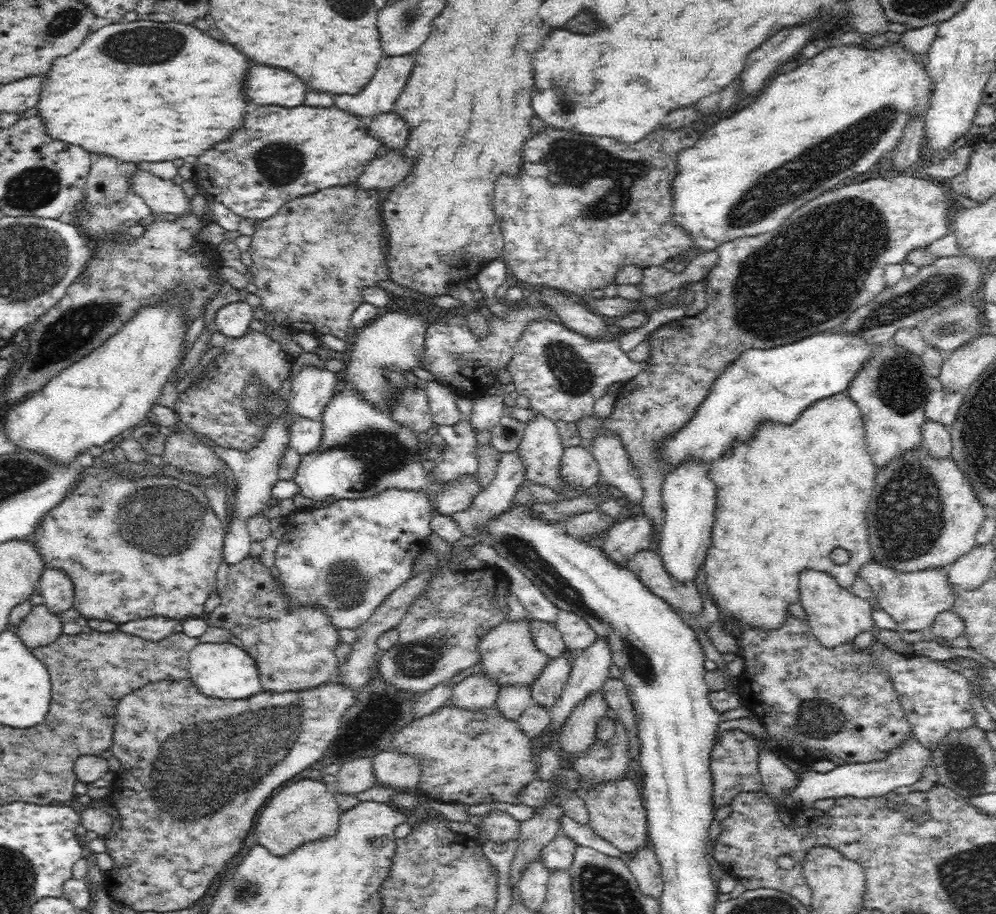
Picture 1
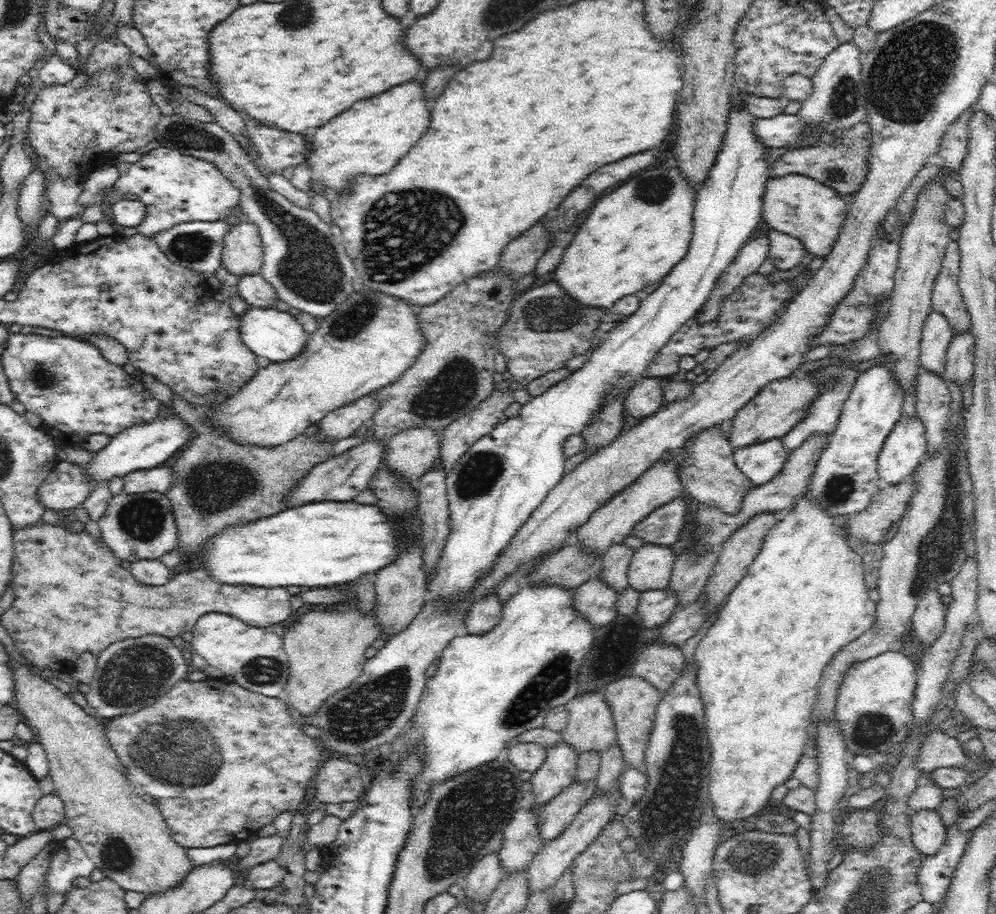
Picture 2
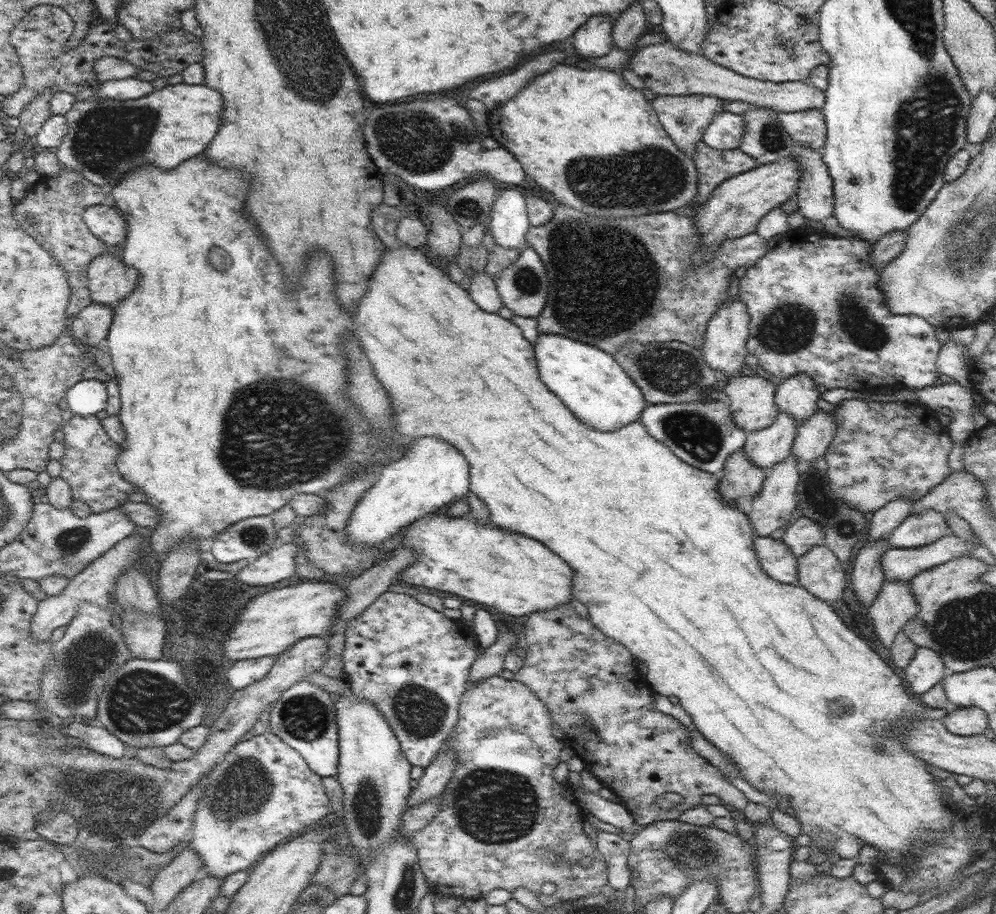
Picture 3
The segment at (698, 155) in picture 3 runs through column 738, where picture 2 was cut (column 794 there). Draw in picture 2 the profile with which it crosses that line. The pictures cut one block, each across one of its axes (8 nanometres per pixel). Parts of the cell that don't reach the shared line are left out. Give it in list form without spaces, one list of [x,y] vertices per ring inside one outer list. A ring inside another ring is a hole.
[[[860,122],[834,140],[828,138],[820,144],[786,149],[780,158],[777,158],[776,165],[771,170],[771,177],[782,178],[788,174],[800,174],[831,186],[842,195],[855,194],[869,174],[870,132],[869,122]]]

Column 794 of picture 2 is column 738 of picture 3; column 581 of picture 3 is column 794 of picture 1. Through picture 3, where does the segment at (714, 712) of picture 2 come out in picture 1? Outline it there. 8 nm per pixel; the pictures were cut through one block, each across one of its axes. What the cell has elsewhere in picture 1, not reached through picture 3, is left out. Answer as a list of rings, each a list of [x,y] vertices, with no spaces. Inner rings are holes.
[[[846,392],[838,393],[819,401],[813,402],[800,414],[800,418],[794,424],[774,423],[774,421],[762,421],[755,428],[756,434],[752,434],[746,442],[736,439],[729,453],[724,453],[718,460],[708,463],[708,475],[716,483],[717,503],[715,510],[714,524],[711,530],[711,543],[707,550],[704,562],[706,572],[706,584],[710,597],[714,598],[714,605],[729,618],[731,624],[744,623],[750,628],[758,630],[776,630],[786,622],[790,614],[788,606],[798,602],[799,580],[798,574],[804,568],[814,568],[820,572],[827,572],[836,578],[840,586],[849,589],[852,583],[856,582],[856,575],[859,574],[864,562],[870,560],[871,550],[868,544],[868,528],[866,528],[866,506],[874,488],[874,478],[876,478],[876,466],[870,458],[865,443],[865,426],[861,410],[856,402],[850,398]],[[834,548],[844,548],[850,552],[850,560],[845,564],[835,564],[830,558],[830,553]]]

